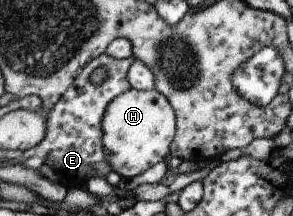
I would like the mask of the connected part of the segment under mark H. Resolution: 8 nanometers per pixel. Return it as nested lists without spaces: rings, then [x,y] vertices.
[[[130,88],[115,97],[106,106],[101,123],[103,150],[112,171],[122,178],[132,179],[152,165],[167,161],[175,125],[175,111],[166,97],[156,89]]]

